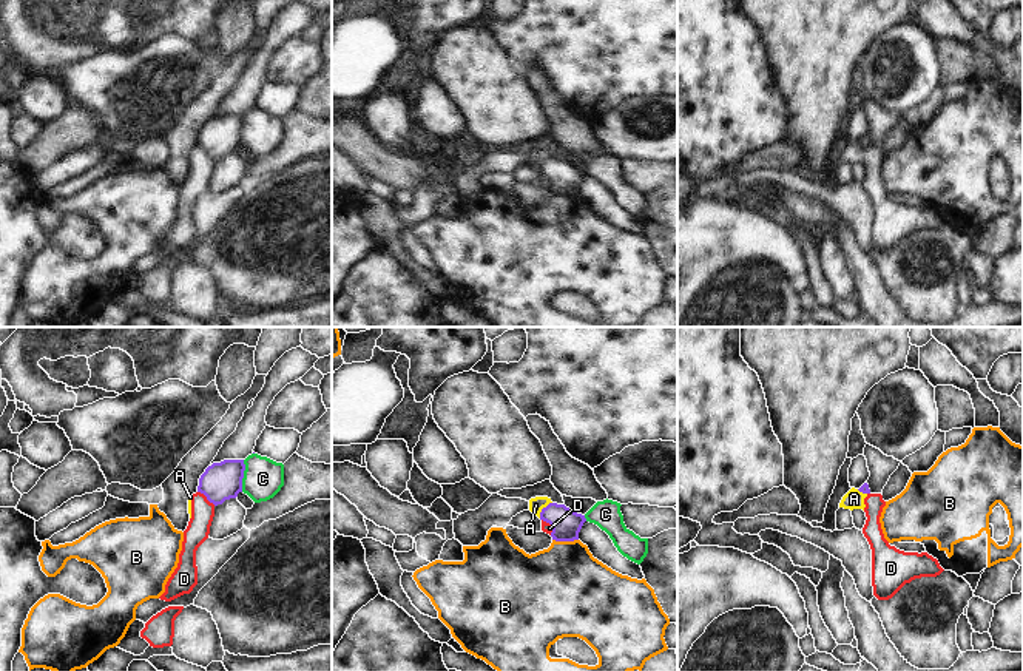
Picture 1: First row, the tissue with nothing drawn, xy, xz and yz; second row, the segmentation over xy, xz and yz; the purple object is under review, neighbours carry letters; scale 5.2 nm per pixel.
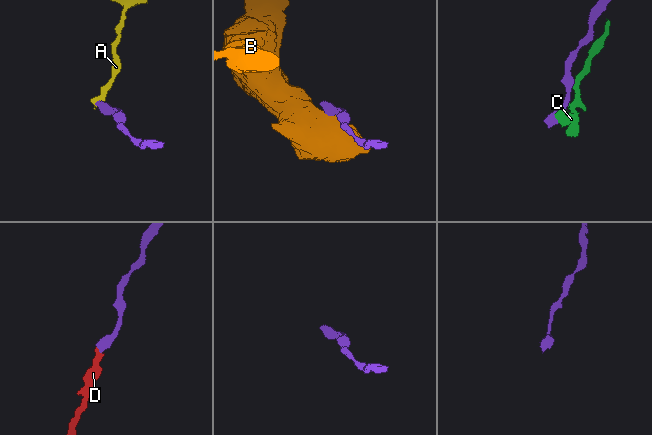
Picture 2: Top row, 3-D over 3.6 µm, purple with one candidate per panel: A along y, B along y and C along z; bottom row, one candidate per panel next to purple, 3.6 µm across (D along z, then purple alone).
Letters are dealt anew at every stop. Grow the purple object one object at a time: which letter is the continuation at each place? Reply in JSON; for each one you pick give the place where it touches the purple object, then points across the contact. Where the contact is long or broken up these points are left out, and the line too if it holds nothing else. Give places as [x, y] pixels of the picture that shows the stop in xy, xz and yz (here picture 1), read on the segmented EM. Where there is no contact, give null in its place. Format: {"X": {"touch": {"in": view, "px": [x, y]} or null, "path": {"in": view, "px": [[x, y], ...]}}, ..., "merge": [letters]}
{"merge": []}

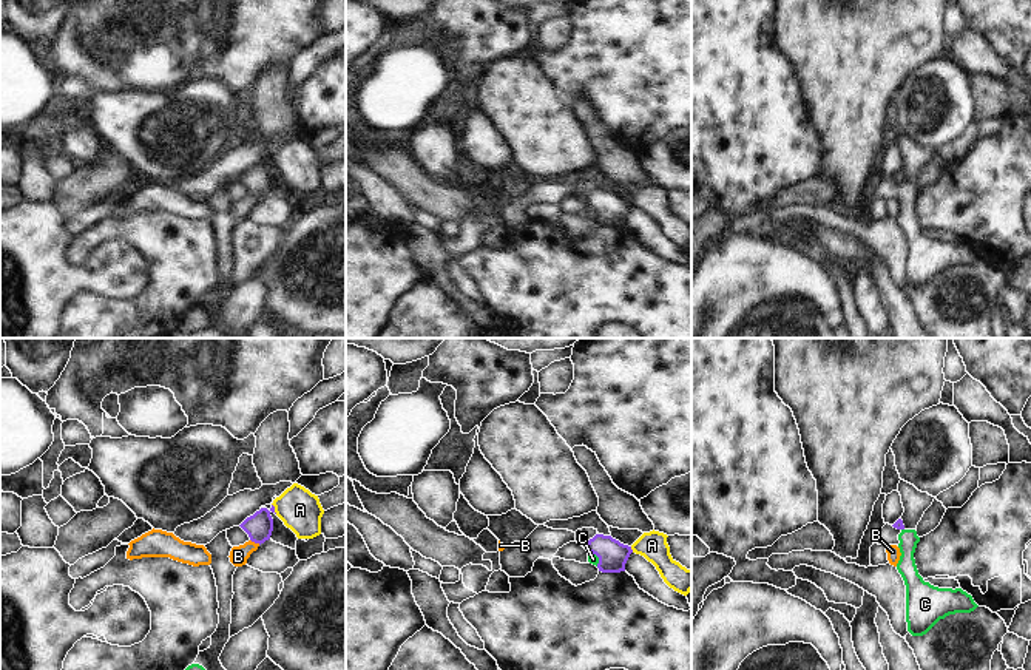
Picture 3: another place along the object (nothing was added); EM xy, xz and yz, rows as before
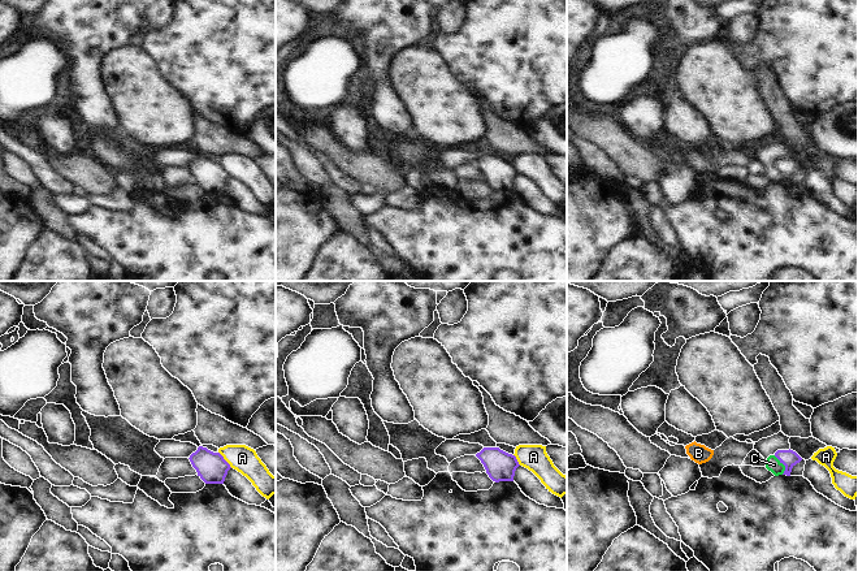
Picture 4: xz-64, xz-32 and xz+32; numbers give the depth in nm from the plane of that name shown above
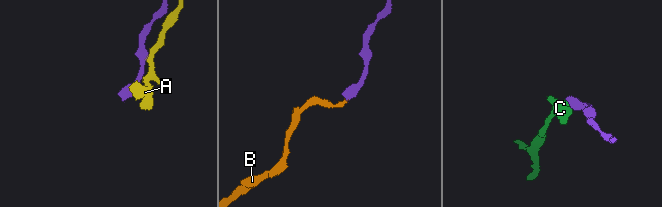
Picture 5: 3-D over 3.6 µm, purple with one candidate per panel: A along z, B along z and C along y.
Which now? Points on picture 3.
{"B": {"touch": {"in": "xy", "px": [255, 542]}, "path": {"in": "xy", "px": [[260, 525], [255, 542], [238, 556]]}}, "merge": ["B"]}

